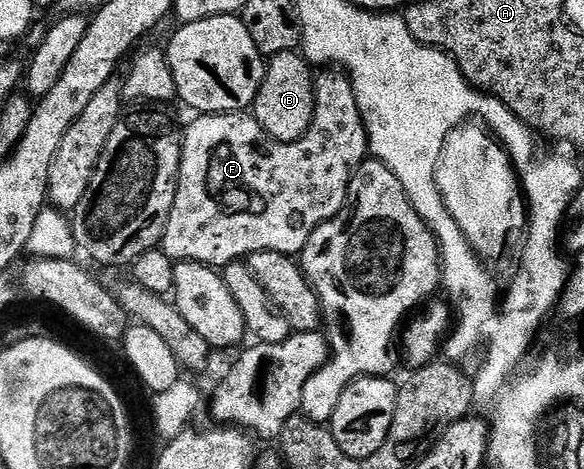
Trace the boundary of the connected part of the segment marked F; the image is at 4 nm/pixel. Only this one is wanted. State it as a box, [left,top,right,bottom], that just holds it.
[161,69,368,269]

